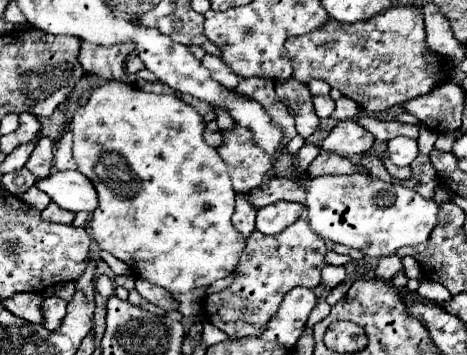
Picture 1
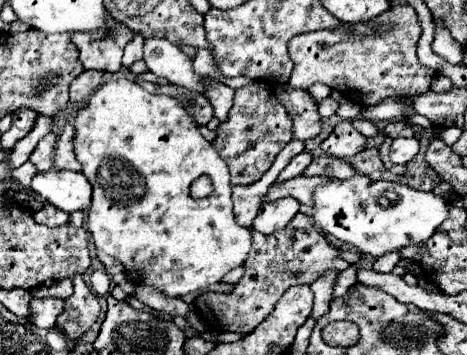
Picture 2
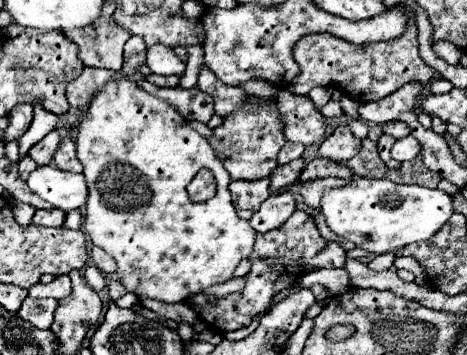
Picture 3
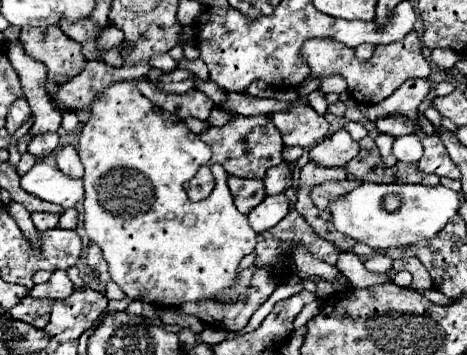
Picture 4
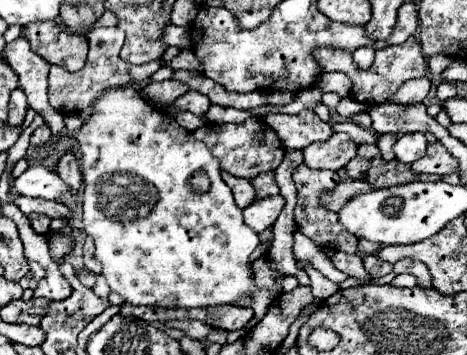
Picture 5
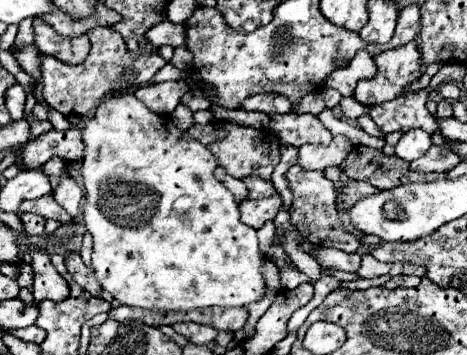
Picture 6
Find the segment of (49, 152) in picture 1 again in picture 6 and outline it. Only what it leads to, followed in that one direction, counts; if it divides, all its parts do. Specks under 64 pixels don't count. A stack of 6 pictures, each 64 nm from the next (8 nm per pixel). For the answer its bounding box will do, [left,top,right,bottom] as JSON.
[26,114,52,138]

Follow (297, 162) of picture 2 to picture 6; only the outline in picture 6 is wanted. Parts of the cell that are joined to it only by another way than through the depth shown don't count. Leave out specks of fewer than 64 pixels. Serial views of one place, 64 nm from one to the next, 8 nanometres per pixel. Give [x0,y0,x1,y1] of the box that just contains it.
[244,176,276,198]

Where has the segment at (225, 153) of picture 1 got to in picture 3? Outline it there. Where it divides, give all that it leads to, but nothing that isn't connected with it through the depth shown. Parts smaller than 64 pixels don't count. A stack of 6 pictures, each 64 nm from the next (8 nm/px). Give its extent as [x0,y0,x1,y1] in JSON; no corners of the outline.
[208,108,284,180]

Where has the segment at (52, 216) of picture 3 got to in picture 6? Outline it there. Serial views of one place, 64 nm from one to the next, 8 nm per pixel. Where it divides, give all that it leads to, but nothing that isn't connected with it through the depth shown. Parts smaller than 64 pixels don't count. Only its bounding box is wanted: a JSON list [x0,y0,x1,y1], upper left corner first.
[20,212,44,236]

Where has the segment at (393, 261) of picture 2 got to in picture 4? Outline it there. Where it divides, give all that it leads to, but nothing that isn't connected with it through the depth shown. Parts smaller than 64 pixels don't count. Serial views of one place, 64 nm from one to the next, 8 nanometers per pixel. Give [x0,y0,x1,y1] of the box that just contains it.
[364,254,392,274]

